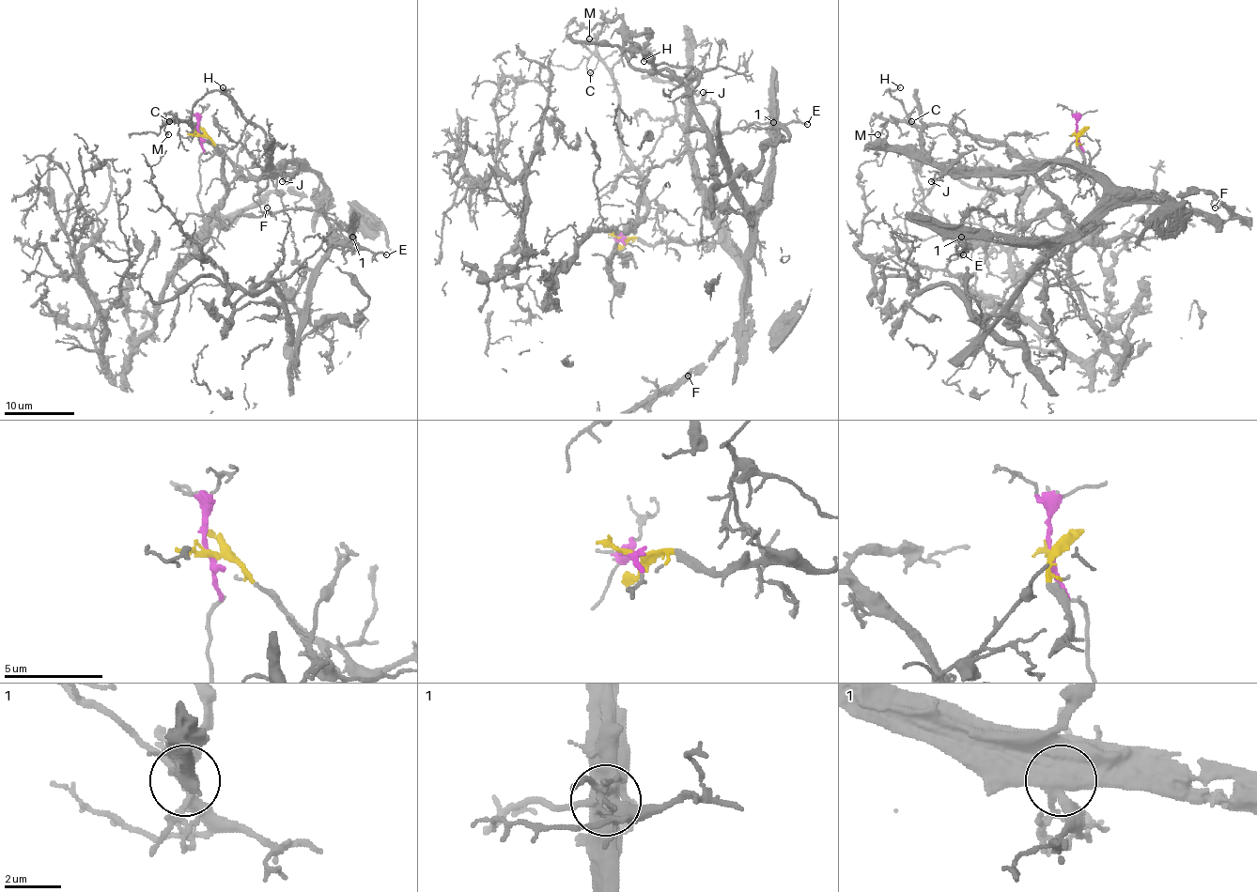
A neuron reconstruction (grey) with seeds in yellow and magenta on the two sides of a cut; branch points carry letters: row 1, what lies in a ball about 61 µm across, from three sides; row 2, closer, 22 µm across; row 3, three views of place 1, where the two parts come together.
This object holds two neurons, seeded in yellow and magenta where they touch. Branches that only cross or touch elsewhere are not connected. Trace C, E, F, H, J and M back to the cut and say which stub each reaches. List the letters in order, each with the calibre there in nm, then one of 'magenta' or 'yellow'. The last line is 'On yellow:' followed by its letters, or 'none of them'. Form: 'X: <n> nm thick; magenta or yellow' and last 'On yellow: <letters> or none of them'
C: 120 nm thick; magenta
E: 160 nm thick; magenta
F: 140 nm thick; yellow
H: 140 nm thick; magenta
J: 120 nm thick; yellow
M: 160 nm thick; magenta
On yellow: F, J

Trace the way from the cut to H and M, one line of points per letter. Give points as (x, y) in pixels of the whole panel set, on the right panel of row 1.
H: (1076, 134), (1099, 219), (1076, 248), (1069, 217), (1020, 159), (946, 125), (916, 125), (886, 90), (900, 86)
M: (1076, 134), (1090, 159), (1099, 219), (1099, 231), (1076, 248), (1069, 217), (1000, 143), (890, 120), (877, 134)

